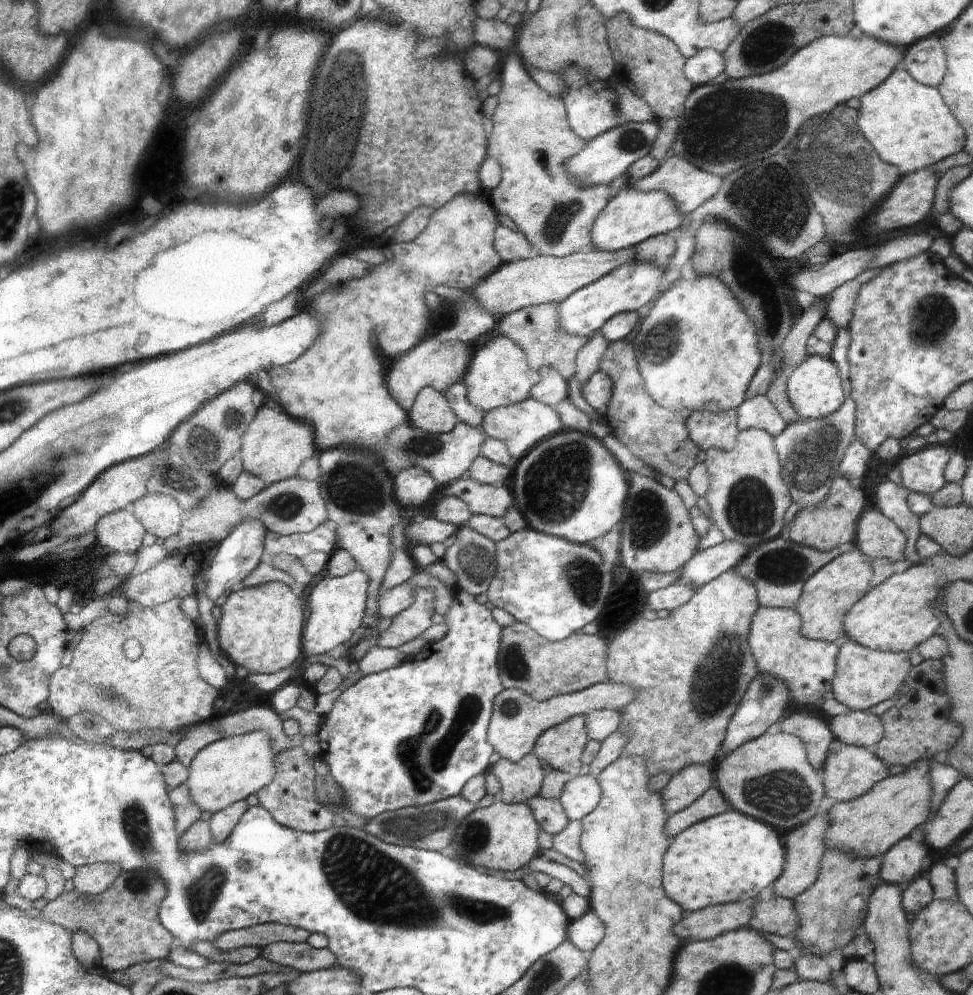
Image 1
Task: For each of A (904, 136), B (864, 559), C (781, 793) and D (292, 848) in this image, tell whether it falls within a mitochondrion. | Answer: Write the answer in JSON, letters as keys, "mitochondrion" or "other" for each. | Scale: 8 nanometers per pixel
{"A":"other","B":"other","C":"mitochondrion","D":"other"}

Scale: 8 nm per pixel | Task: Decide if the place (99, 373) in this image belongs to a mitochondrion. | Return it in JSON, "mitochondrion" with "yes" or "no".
{"mitochondrion":"no"}

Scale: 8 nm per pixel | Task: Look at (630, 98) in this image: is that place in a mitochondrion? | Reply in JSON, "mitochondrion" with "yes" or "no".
{"mitochondrion":"no"}

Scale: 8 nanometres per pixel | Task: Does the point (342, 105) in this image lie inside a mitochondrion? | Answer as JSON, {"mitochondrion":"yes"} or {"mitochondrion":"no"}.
{"mitochondrion":"yes"}

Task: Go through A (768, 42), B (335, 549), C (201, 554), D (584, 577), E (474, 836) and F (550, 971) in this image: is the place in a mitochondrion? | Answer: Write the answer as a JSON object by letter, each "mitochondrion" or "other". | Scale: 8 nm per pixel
{"A":"mitochondrion","B":"other","C":"other","D":"mitochondrion","E":"mitochondrion","F":"mitochondrion"}

